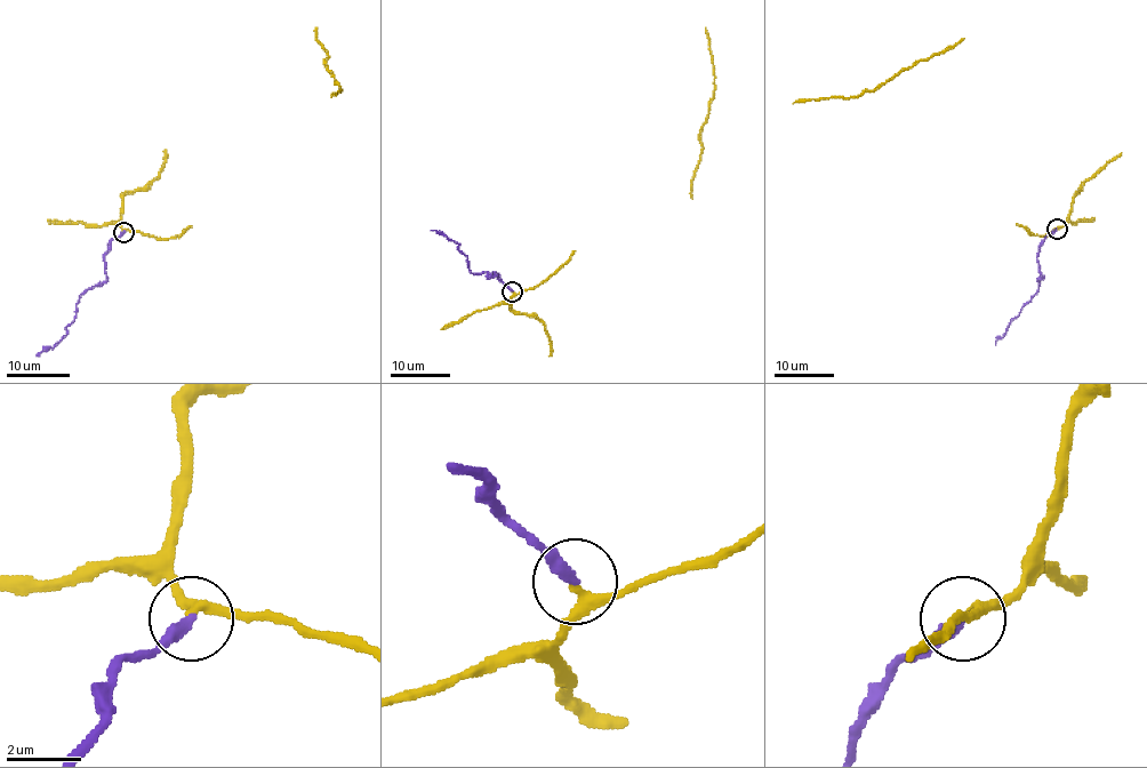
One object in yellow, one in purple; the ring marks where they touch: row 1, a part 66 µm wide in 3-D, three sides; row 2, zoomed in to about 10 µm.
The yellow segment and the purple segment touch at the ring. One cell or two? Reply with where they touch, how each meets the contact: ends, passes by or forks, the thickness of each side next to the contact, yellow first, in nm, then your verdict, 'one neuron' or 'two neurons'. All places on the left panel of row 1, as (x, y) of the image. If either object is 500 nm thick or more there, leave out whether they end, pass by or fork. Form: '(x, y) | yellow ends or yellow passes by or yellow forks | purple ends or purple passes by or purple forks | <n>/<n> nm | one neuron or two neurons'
(123, 232) | yellow passes by | purple ends | 240/320 nm | one neuron

